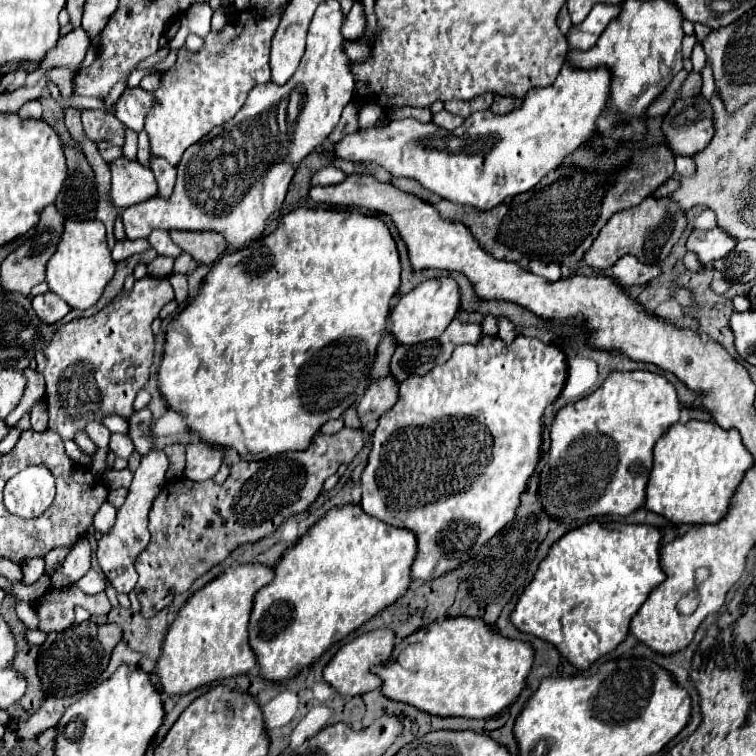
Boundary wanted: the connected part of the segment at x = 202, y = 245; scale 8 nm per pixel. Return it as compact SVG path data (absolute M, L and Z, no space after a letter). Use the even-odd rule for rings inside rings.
M169 232L171 240L179 248L191 254L199 264L213 264L227 248L225 240L217 232Z

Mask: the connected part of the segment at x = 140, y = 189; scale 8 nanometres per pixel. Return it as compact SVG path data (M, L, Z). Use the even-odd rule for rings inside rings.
M117 158L111 168L111 202L117 208L129 208L137 202L153 198L157 194L157 182L153 172L143 168L137 160Z

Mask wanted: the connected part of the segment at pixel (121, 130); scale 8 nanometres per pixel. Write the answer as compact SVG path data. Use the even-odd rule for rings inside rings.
M83 110L81 122L85 136L95 144L109 142L119 148L125 146L125 126L117 118L105 118L105 112L101 110Z

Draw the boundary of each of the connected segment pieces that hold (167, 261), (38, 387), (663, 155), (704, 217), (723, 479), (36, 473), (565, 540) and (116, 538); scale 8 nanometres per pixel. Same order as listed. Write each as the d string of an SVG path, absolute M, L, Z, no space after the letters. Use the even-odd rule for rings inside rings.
M159 255L153 262L147 264L148 274L157 278L169 277L173 270L174 261L174 258Z
M28 367L23 370L23 376L25 376L25 380L27 380L23 398L21 398L21 402L17 404L17 408L5 418L5 424L11 426L11 428L13 428L25 414L31 412L31 408L37 404L37 400L39 400L39 398L43 396L43 392L45 392L45 380L43 380L41 374L37 374L35 370L31 370L31 368Z
M649 146L633 150L627 166L607 172L587 172L577 166L559 166L549 172L533 190L517 194L509 202L503 202L491 210L475 210L471 206L459 206L445 198L439 198L425 190L417 180L393 178L391 184L407 194L415 194L425 202L433 204L441 218L463 222L467 230L477 238L481 248L491 256L507 262L531 262L531 260L553 260L561 266L577 270L583 262L585 252L615 212L637 206L643 198L651 196L663 182L675 174L675 158L665 146ZM505 222L505 230L501 230Z
M711 210L701 212L701 216L697 216L695 220L695 228L713 228L717 224L717 216L713 216Z
M689 420L687 424L673 424L667 434L655 444L655 462L647 486L645 508L655 514L665 516L673 524L717 524L725 512L729 510L733 492L737 484L741 484L745 472L753 466L753 454L743 446L737 430L721 428L715 422L705 420Z
M29 466L6 483L5 508L21 518L37 518L51 506L55 496L55 478L47 466Z
M589 522L567 532L551 548L539 564L533 582L521 594L511 622L527 634L535 634L557 646L557 650L577 668L587 670L597 658L615 650L629 634L629 622L647 600L649 592L665 578L661 566L661 532L651 524L619 524L619 522Z
M151 450L149 454L145 454L141 458L141 466L133 474L135 478L133 478L133 482L129 486L129 496L127 496L125 504L119 508L119 512L117 512L117 522L115 522L113 530L99 540L97 562L99 562L101 570L105 572L105 576L109 578L111 586L119 594L121 592L129 594L137 584L137 572L133 568L133 562L141 554L141 550L145 550L147 544L149 544L147 514L149 514L149 508L151 508L153 500L157 498L157 492L161 492L163 484L167 482L167 478L165 478L167 470L169 470L169 458L165 456L163 450Z

